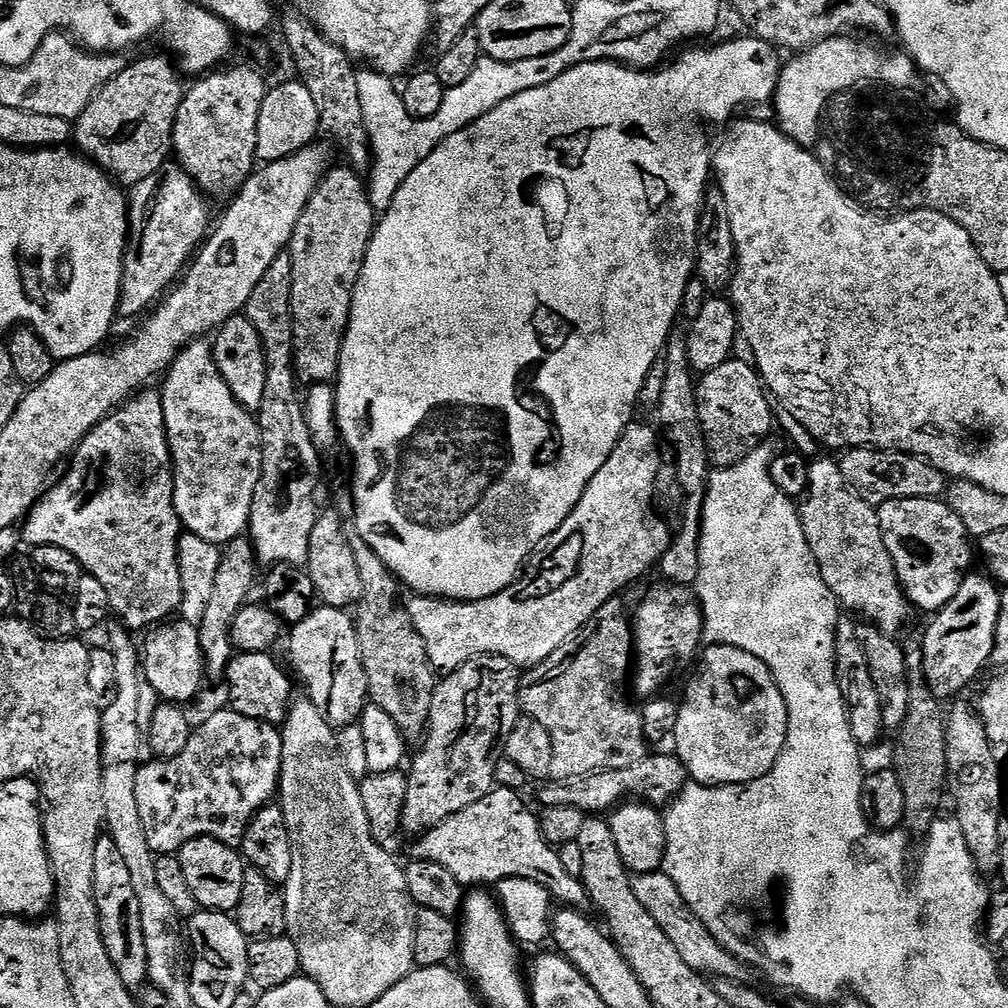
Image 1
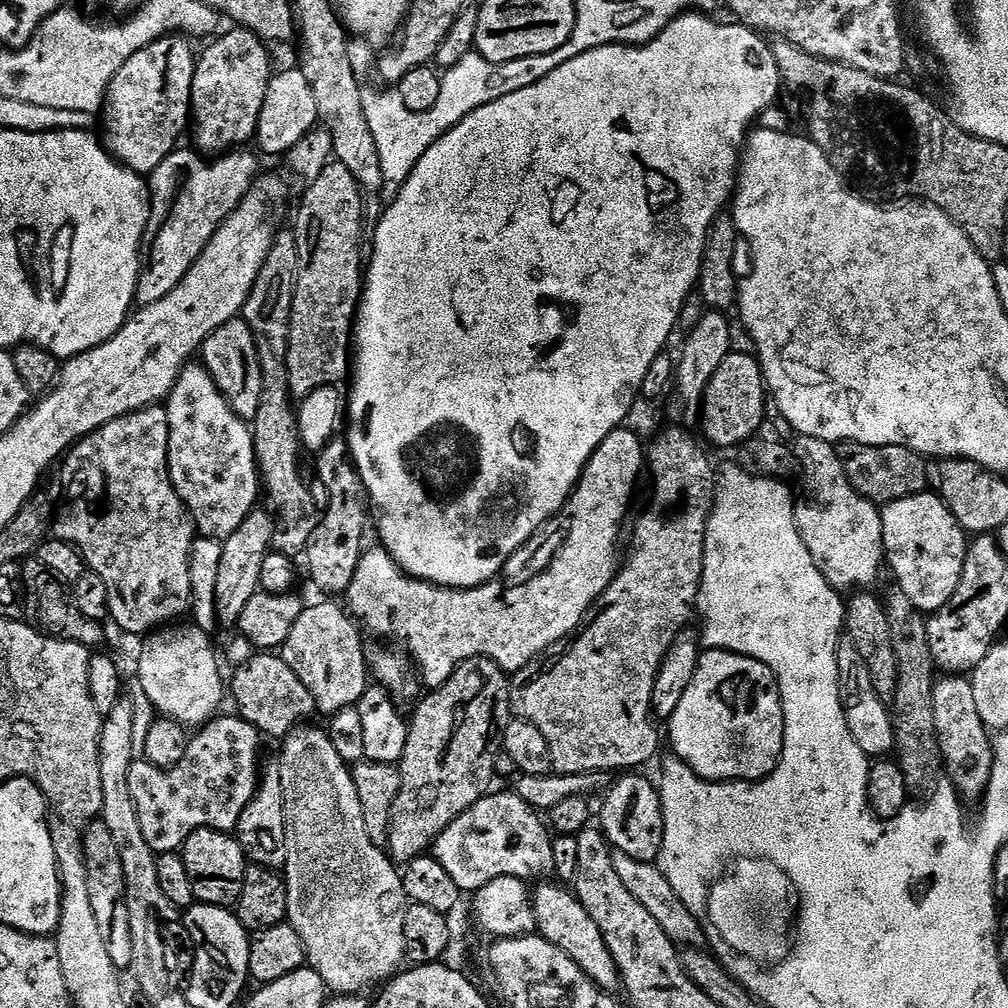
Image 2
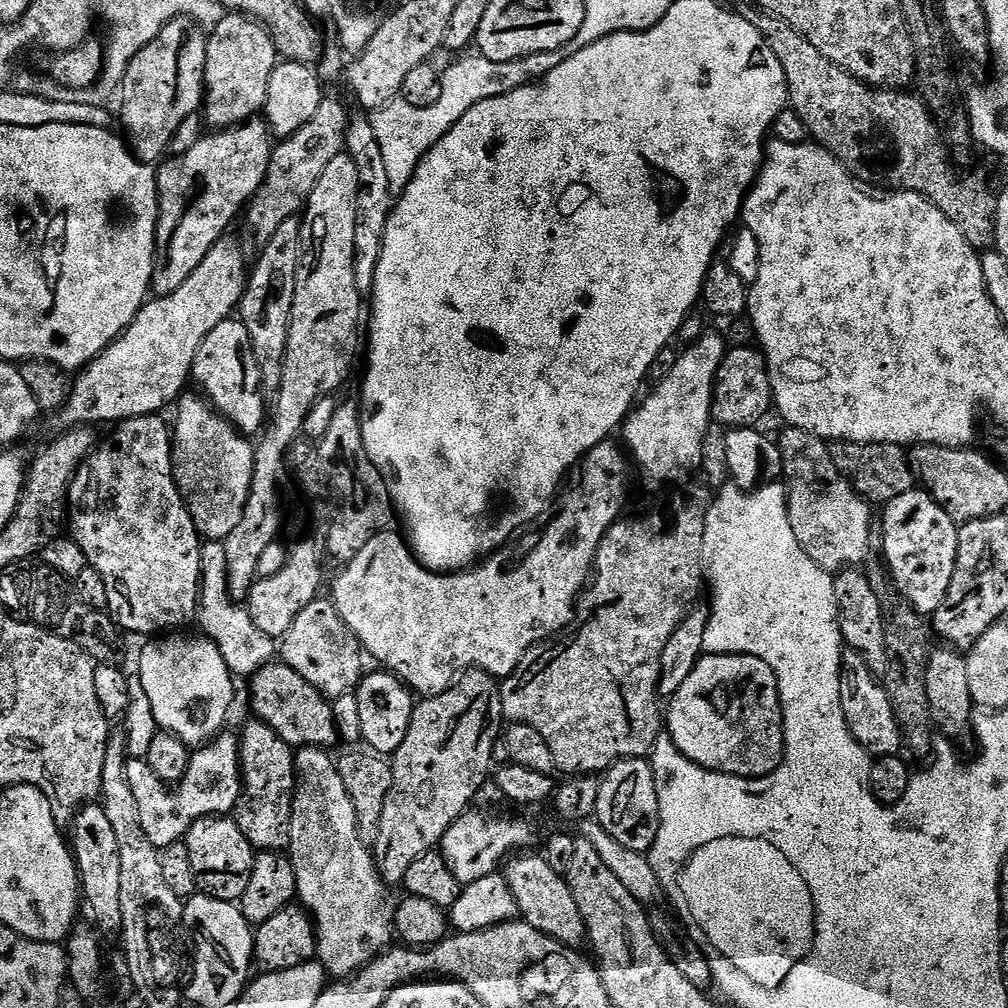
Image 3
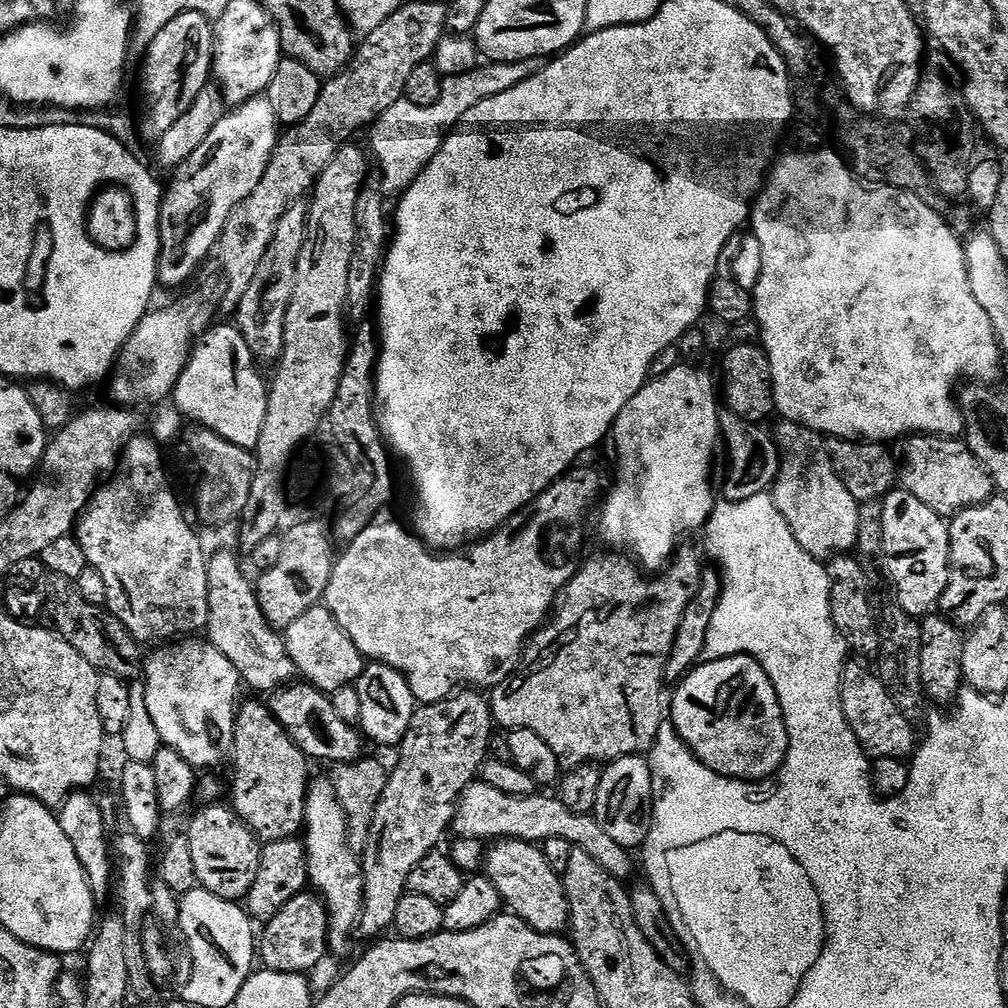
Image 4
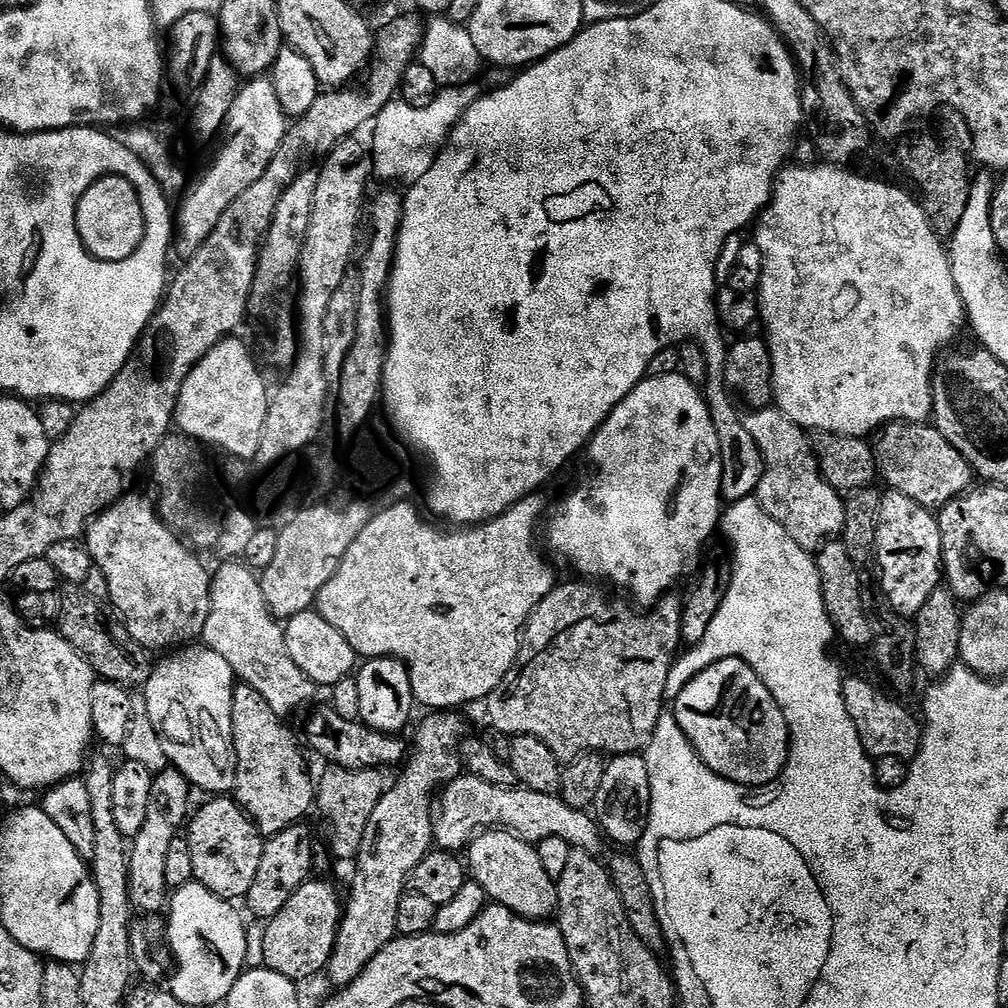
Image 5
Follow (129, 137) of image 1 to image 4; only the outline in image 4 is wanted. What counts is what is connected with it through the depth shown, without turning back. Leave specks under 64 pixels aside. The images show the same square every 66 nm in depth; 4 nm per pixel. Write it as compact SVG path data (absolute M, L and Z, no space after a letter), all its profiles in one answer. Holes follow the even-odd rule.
M200 12L178 14L174 22L166 22L150 42L144 56L144 69L140 72L140 116L138 131L145 141L160 141L166 130L178 121L194 104L202 88L212 76L213 21Z

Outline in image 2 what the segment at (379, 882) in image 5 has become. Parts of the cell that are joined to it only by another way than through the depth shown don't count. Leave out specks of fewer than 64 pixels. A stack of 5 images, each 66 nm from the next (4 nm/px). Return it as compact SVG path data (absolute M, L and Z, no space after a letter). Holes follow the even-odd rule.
M475 656L459 664L455 674L428 695L415 705L416 713L410 716L406 750L398 765L402 786L392 807L386 851L400 866L425 855L456 818L489 794L496 776L496 759L502 756L504 732L514 719L509 673L485 656Z

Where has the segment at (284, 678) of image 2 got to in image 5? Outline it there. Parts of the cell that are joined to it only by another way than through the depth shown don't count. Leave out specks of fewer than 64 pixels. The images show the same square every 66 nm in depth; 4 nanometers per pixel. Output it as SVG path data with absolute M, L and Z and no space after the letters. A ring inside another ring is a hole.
M331 706L320 708L317 712L309 711L308 725L304 732L308 735L307 747L317 752L322 759L328 760L329 765L346 770L366 770L374 768L385 770L403 765L406 759L406 744L400 741L399 735L391 732L379 732L368 728L360 723L359 719L354 721L343 720Z

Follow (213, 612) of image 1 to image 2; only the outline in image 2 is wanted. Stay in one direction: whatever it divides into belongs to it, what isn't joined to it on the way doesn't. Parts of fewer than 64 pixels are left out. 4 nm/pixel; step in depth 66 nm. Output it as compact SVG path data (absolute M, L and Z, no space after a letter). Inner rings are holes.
M254 510L242 522L234 534L222 541L224 550L222 562L218 564L218 581L215 586L215 610L217 623L223 628L237 627L242 612L250 599L261 589L262 562L266 562L269 552L273 551L272 539L276 533L276 522L271 511Z

